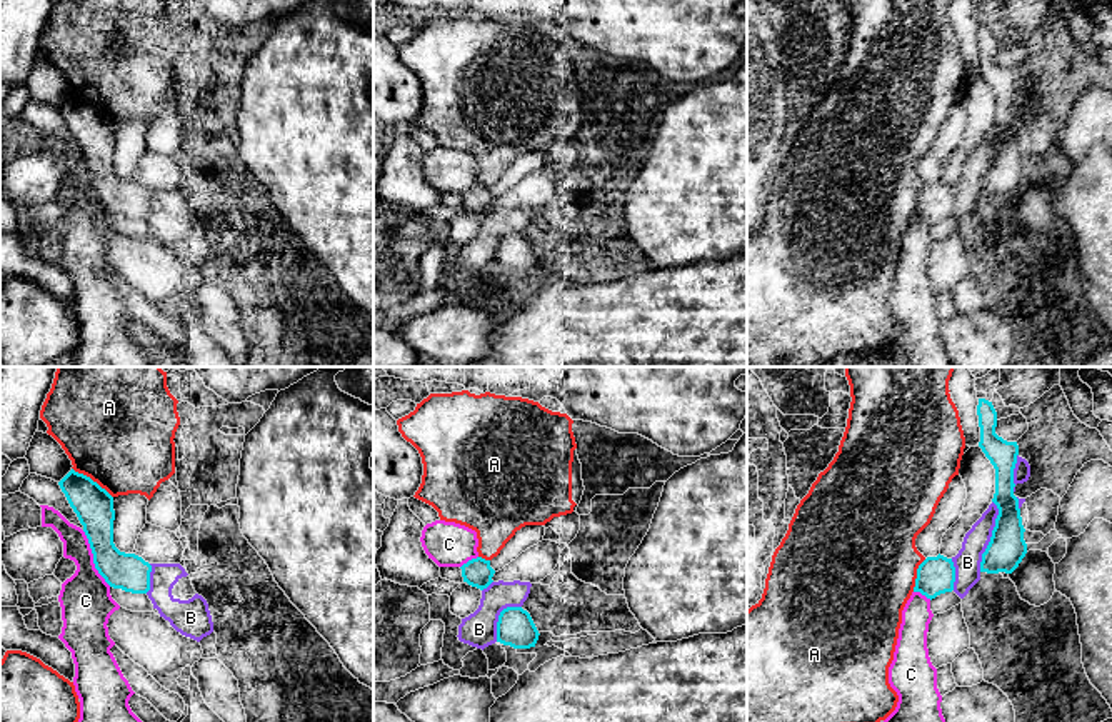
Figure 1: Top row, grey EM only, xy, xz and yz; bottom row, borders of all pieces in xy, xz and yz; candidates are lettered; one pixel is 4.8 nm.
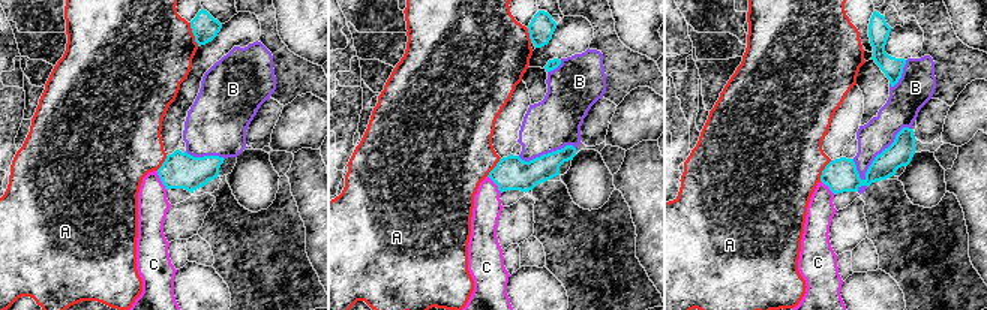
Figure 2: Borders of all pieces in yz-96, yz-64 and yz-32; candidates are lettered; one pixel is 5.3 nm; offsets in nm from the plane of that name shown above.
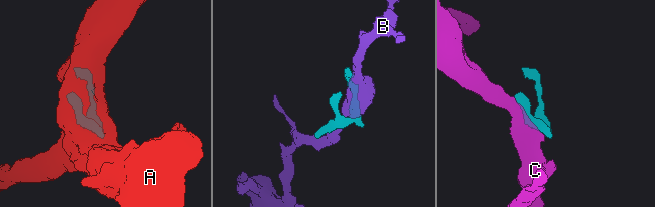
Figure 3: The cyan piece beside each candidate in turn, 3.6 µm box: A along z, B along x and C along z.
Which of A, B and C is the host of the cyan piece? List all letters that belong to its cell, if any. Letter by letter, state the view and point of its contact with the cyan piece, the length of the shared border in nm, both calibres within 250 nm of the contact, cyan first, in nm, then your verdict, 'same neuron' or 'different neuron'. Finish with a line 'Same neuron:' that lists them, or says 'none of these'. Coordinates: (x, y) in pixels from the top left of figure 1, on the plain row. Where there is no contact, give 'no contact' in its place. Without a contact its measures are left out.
A: meets cyan in xy at (90, 105); contact 240 nm long; 190 nm thick on the cyan side, 500 nm on the other; same neuron
B: meets cyan in yz at (992, 162); contact 360 nm long; 180 nm thick on the cyan side, 130 nm on the other; different neuron
C: meets cyan in xy at (94, 185); contact 300 nm long; 190 nm thick on the cyan side, 240 nm on the other; different neuron
Same neuron: A

